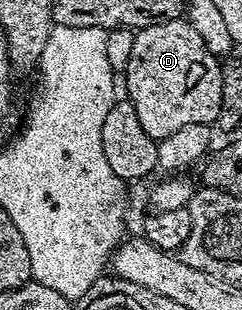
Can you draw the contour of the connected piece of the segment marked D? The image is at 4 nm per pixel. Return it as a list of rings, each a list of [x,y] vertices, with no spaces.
[[[180,17],[136,30],[133,53],[129,57],[125,78],[125,95],[130,99],[133,109],[137,109],[141,129],[145,129],[145,133],[149,133],[149,137],[156,141],[169,137],[171,133],[177,133],[179,129],[185,129],[187,125],[214,124],[221,112],[220,60],[213,53],[209,53],[209,49],[205,49],[205,41],[201,41],[197,29],[193,29],[193,25],[189,25],[186,18]]]

